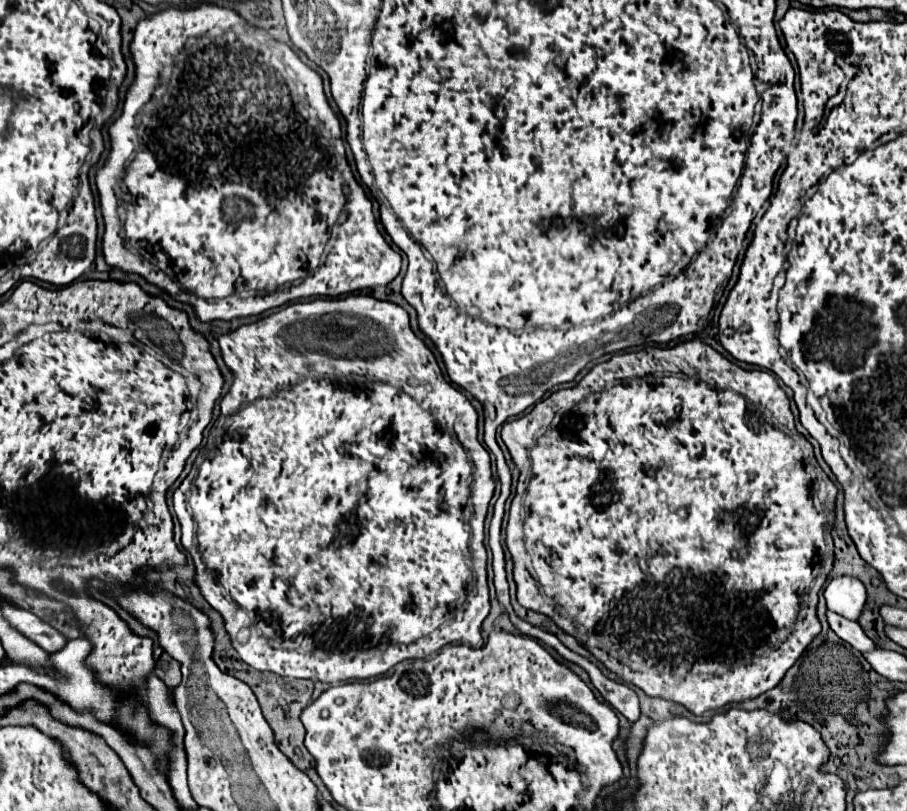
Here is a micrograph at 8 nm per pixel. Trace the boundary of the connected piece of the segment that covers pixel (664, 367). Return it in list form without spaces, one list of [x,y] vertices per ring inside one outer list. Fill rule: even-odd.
[[[700,340],[680,342],[670,352],[658,352],[658,348],[652,348],[652,350],[642,350],[642,352],[616,354],[608,362],[596,364],[584,376],[584,382],[580,386],[576,386],[576,388],[572,388],[568,392],[566,390],[558,390],[550,398],[540,400],[534,406],[534,410],[528,412],[526,416],[522,416],[522,418],[518,418],[514,422],[504,424],[502,440],[504,440],[504,444],[506,444],[514,464],[518,466],[520,471],[520,488],[518,488],[518,496],[514,498],[512,516],[510,516],[510,524],[508,524],[508,540],[506,540],[506,544],[508,544],[510,552],[512,552],[512,560],[514,560],[514,580],[516,580],[516,586],[518,586],[518,602],[524,608],[528,608],[528,610],[534,610],[534,612],[540,612],[540,614],[546,614],[548,618],[552,618],[566,634],[574,636],[586,650],[590,650],[590,654],[594,654],[596,660],[600,660],[608,670],[618,674],[624,682],[628,682],[628,684],[632,682],[634,686],[644,690],[648,696],[658,696],[658,698],[664,698],[664,700],[678,702],[678,704],[686,706],[692,714],[702,716],[706,710],[722,708],[726,702],[740,702],[740,700],[746,700],[746,698],[756,698],[756,696],[764,694],[766,690],[774,688],[782,680],[786,670],[800,658],[800,654],[812,642],[812,638],[820,634],[820,622],[816,618],[816,602],[818,602],[818,590],[826,582],[826,576],[830,574],[832,560],[834,560],[834,544],[832,544],[832,538],[830,538],[830,530],[832,530],[832,524],[834,524],[834,516],[832,514],[834,514],[834,504],[838,489],[828,476],[820,470],[818,462],[814,458],[814,450],[812,450],[810,442],[806,438],[798,436],[798,432],[794,428],[794,416],[790,412],[790,400],[788,400],[786,392],[778,386],[776,378],[770,372],[764,372],[764,370],[752,370],[752,372],[750,370],[742,370],[738,364],[726,360],[722,354],[718,354],[714,348],[706,346]],[[686,348],[690,348],[688,354],[680,352],[680,350],[686,350]],[[622,368],[630,370],[628,376],[622,376],[622,372],[620,372]],[[696,368],[700,370],[698,372],[700,380],[698,380],[698,376],[694,376],[694,378],[676,378],[676,376],[672,376],[672,372],[686,372],[684,376],[688,376],[690,372],[696,372]]]

